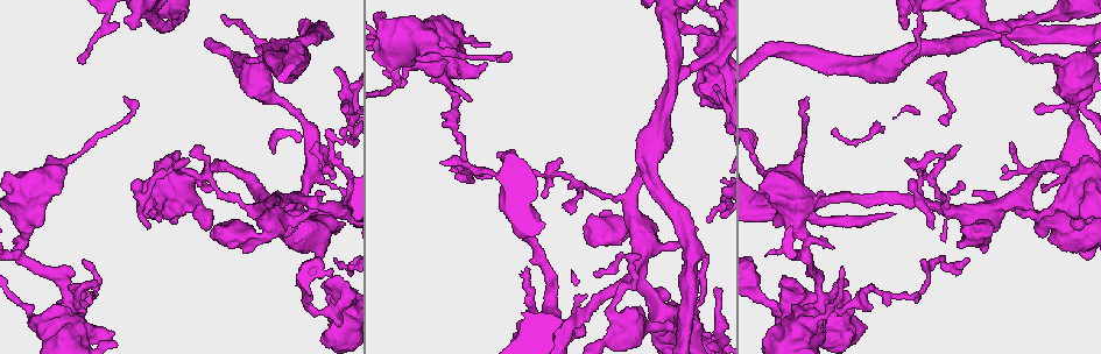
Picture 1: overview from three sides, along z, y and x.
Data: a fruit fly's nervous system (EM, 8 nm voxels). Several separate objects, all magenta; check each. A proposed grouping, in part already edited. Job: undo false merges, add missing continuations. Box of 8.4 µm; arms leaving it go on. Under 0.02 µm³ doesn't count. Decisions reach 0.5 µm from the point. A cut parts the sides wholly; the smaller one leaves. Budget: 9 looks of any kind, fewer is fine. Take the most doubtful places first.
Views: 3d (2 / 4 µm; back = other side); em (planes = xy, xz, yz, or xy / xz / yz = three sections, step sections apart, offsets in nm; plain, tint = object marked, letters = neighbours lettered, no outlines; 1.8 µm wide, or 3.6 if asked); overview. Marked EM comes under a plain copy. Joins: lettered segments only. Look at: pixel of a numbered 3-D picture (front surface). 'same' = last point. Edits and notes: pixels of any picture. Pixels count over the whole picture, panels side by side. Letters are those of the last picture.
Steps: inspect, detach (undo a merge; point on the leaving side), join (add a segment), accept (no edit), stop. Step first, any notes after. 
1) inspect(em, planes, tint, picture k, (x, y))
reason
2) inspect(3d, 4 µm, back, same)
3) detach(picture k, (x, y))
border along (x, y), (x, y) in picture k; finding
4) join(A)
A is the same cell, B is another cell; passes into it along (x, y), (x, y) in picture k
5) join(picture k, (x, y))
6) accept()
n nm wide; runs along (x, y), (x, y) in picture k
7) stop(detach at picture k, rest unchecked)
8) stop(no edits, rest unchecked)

inspect(3d, 4 µm, picture 1, (1050, 220))

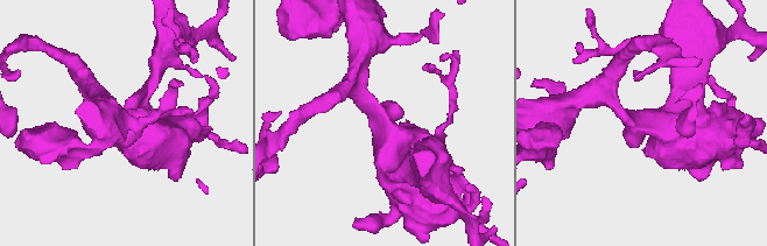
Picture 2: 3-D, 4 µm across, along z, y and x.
inspect(em, 3.6 µm, yz, step 8, letters, picture 2, (645, 123))
shape alone is not enough

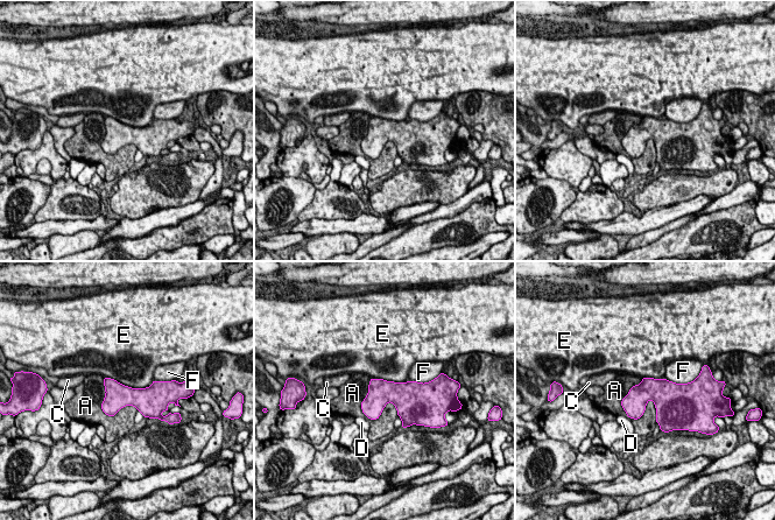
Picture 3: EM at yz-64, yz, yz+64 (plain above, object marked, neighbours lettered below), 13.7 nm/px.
accept()
E touches over 700 nm; A, C, D, E and F are other cells; border along (105, 376), (132, 387), (154, 380) in picture 3; one neuron here

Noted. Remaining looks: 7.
inspect(em, xy, step 16, letters, picture 1, (1052, 17))
sudden change in width

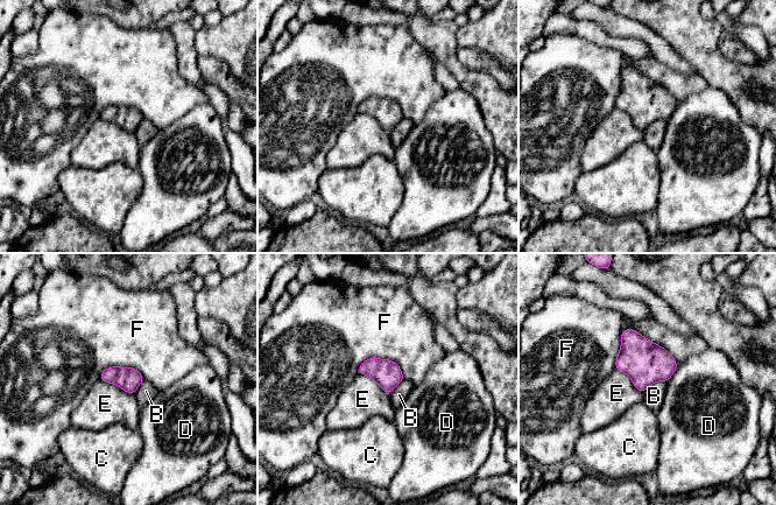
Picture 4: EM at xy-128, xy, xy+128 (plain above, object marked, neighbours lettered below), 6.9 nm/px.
accept()
B, C, D, E and F are other cells; one neuron here

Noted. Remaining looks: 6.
inspect(3d, 2 µm, picture 1, (782, 283))
stops while still wide

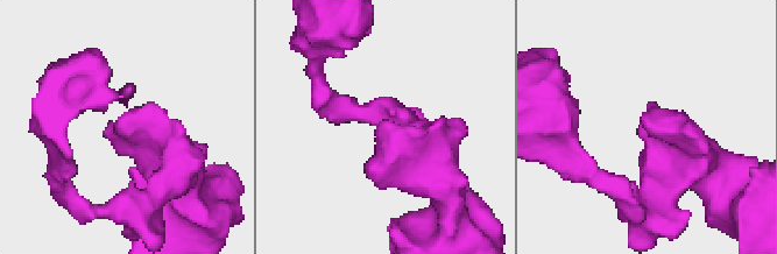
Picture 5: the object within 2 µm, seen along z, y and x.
inspect(em, xz, step 4, letters, picture 5, (118, 127))

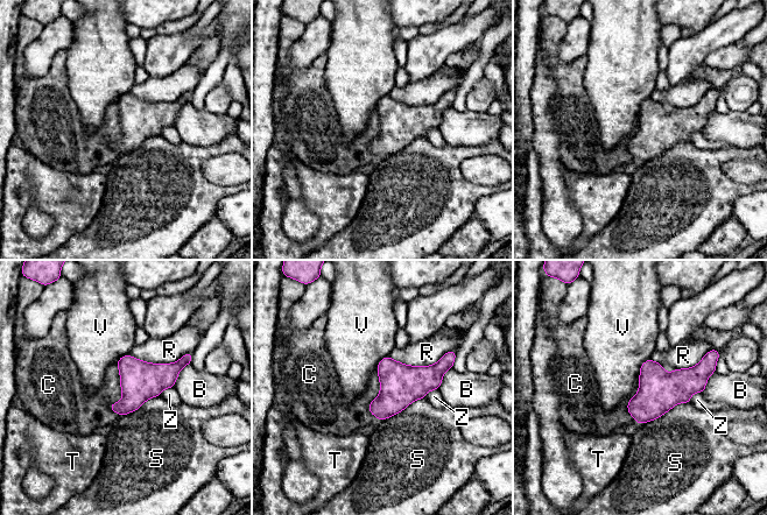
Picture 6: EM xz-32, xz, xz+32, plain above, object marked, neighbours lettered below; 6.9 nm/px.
inspect(em, planes, letters, same)
another direction

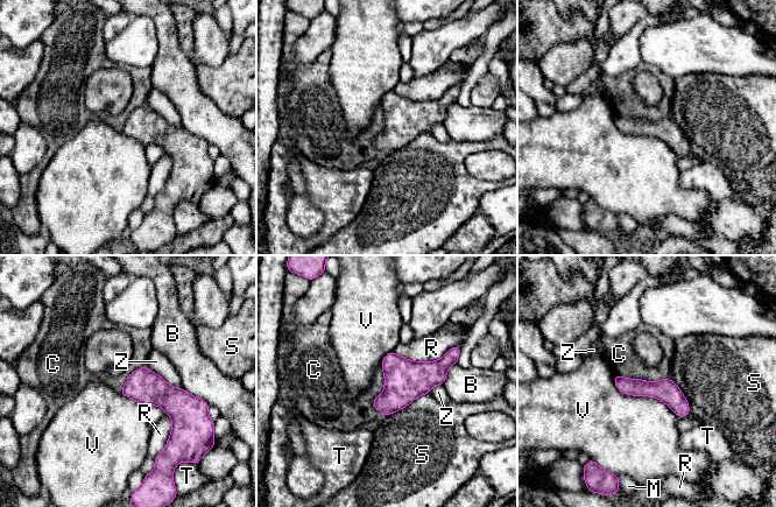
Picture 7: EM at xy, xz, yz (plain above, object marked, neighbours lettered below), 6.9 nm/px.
accept()
B, C, M, R, S, T, V and Z are other cells; no lettered segment goes on from it

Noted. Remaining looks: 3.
stop(no edits, rest unchecked)

